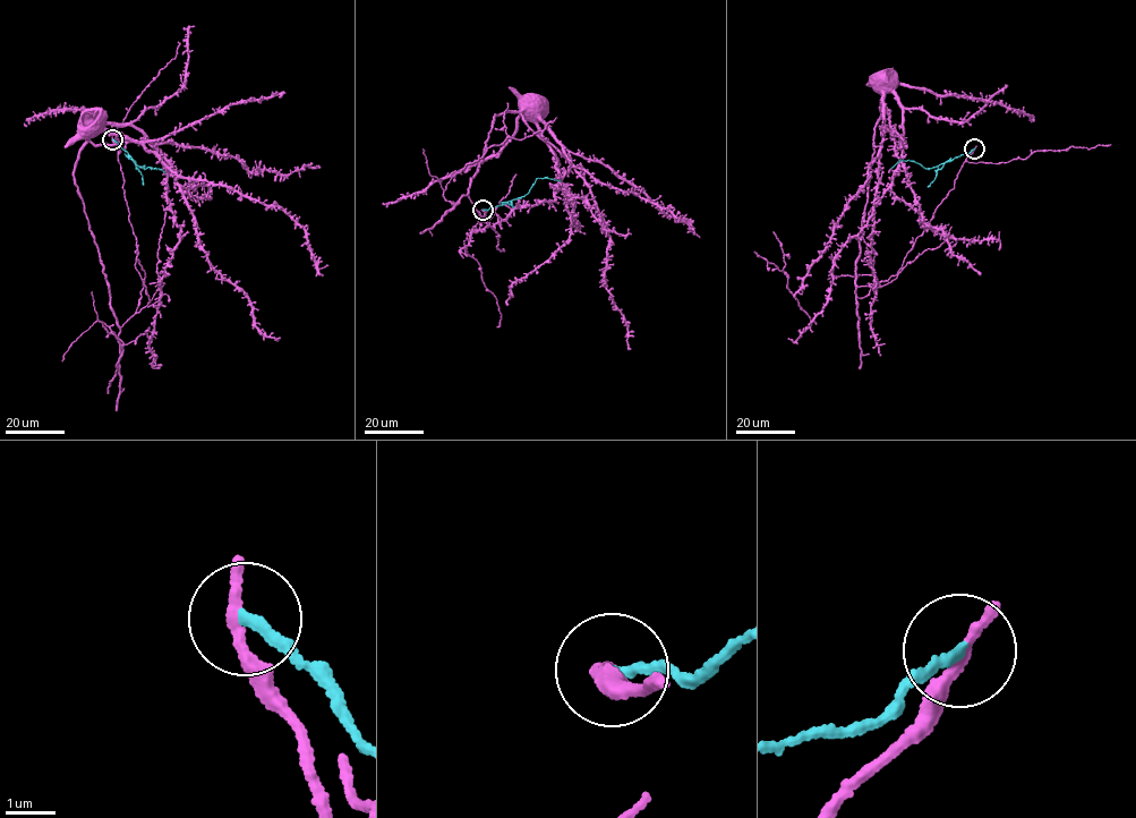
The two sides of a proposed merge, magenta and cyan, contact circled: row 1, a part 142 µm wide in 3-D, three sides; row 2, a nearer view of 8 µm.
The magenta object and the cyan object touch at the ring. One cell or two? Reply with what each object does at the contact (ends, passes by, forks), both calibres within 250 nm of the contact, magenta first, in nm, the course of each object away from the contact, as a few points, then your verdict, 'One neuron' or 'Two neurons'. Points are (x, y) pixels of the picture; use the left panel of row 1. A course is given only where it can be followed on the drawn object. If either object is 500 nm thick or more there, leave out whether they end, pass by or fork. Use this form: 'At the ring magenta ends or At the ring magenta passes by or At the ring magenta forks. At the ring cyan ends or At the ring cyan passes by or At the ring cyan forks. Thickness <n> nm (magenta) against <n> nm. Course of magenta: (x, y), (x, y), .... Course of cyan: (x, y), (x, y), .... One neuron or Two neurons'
At the ring magenta ends. At the ring cyan ends. Thickness 280 nm (magenta) against 200 nm. Course of magenta: (112, 139), (143, 286), (120, 326), (84, 143), (153, 153), (180, 230), (160, 368). Course of cyan: (112, 139), (135, 163), (165, 173). Two neurons

